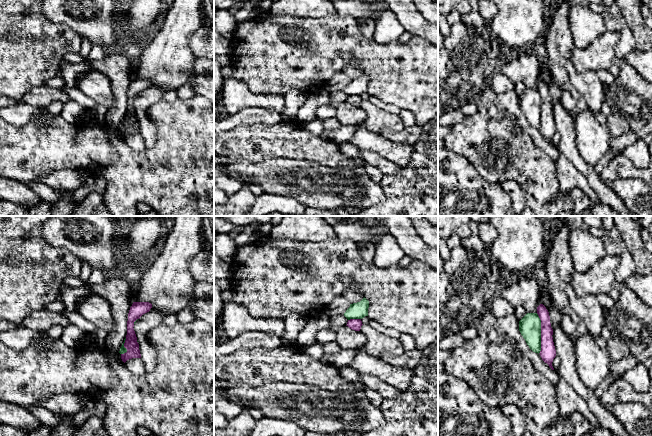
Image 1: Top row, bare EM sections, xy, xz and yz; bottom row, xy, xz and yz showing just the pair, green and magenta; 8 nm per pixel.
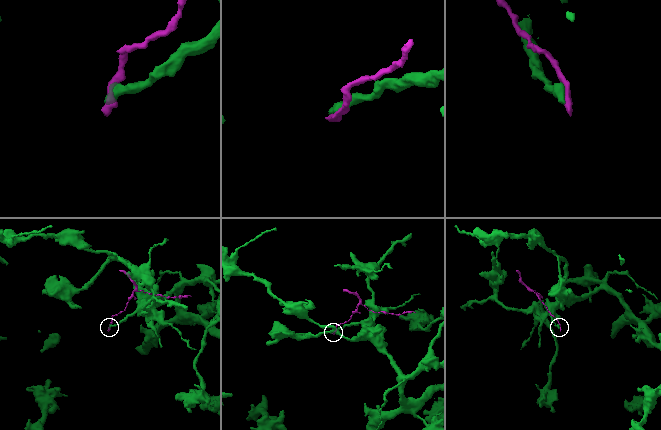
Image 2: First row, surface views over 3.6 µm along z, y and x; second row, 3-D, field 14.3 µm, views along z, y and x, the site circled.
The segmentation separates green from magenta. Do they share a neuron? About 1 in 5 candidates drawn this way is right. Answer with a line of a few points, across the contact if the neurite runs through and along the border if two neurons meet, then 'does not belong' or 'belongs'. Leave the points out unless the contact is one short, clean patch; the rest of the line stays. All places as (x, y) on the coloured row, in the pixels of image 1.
line yz (536, 313), (540, 320), (539, 353); does not belong

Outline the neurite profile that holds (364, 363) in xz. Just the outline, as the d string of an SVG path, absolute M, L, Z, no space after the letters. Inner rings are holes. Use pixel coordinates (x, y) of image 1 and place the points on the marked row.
M359 350L349 365L360 375L371 375L381 381L399 389L409 392L412 384L414 370L389 364L382 359L373 357L365 350Z

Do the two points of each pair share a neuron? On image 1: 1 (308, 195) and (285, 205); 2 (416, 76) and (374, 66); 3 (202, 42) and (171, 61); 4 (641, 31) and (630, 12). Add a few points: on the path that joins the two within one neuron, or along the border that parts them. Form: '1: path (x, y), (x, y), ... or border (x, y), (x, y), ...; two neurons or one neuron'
1: border (275, 193), (293, 196), (305, 205); two neurons
2: path (406, 75), (397, 72), (389, 66), (384, 66); one neuron
3: border (200, 28), (188, 38), (188, 48), (195, 57); two neurons
4: path (637, 26), (634, 17); one neuron

